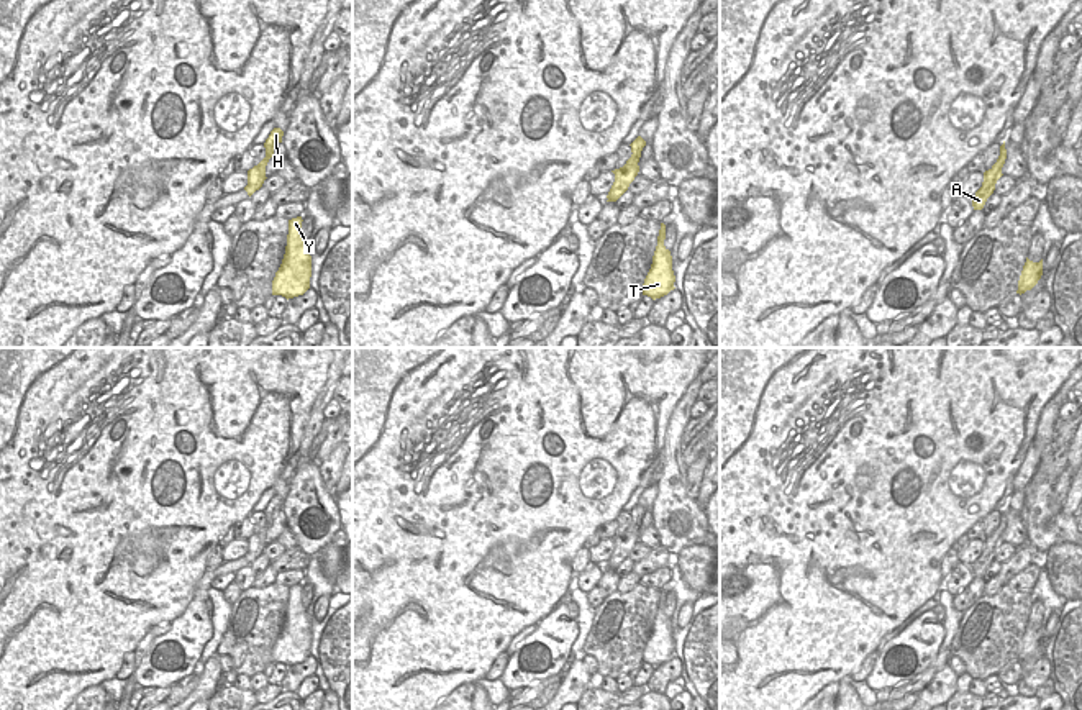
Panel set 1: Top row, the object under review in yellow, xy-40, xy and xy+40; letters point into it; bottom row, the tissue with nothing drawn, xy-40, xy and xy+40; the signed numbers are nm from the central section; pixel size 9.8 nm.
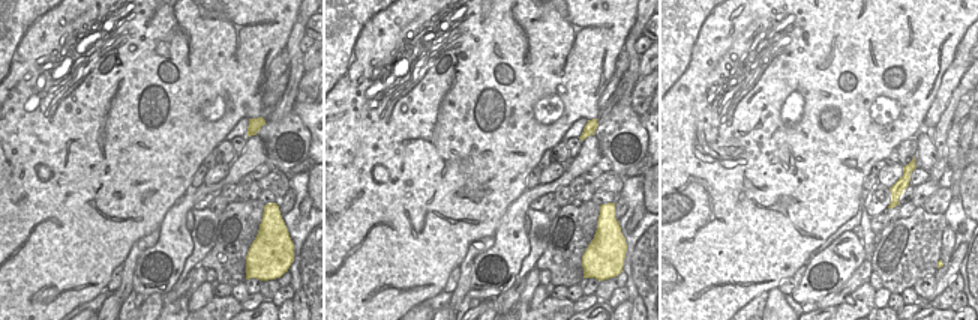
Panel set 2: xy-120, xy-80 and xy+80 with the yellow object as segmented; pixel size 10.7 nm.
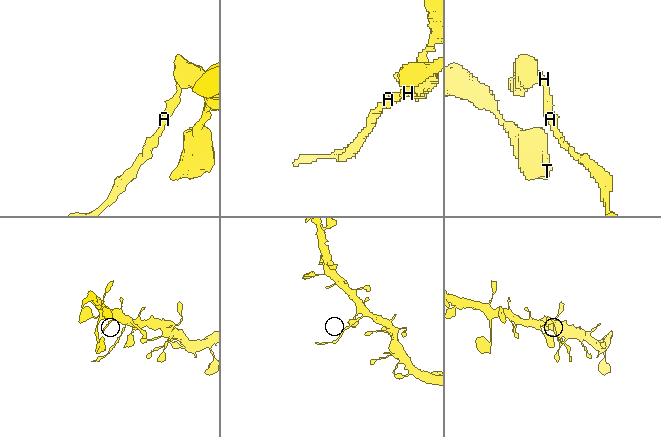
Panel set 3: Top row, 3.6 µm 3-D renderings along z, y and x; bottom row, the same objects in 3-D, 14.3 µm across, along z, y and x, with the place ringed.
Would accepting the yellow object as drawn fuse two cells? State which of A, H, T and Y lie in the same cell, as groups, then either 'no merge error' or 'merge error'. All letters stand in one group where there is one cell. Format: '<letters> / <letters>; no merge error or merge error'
A / H T Y; merge error

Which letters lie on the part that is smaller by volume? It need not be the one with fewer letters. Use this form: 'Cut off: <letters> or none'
Cut off: A

